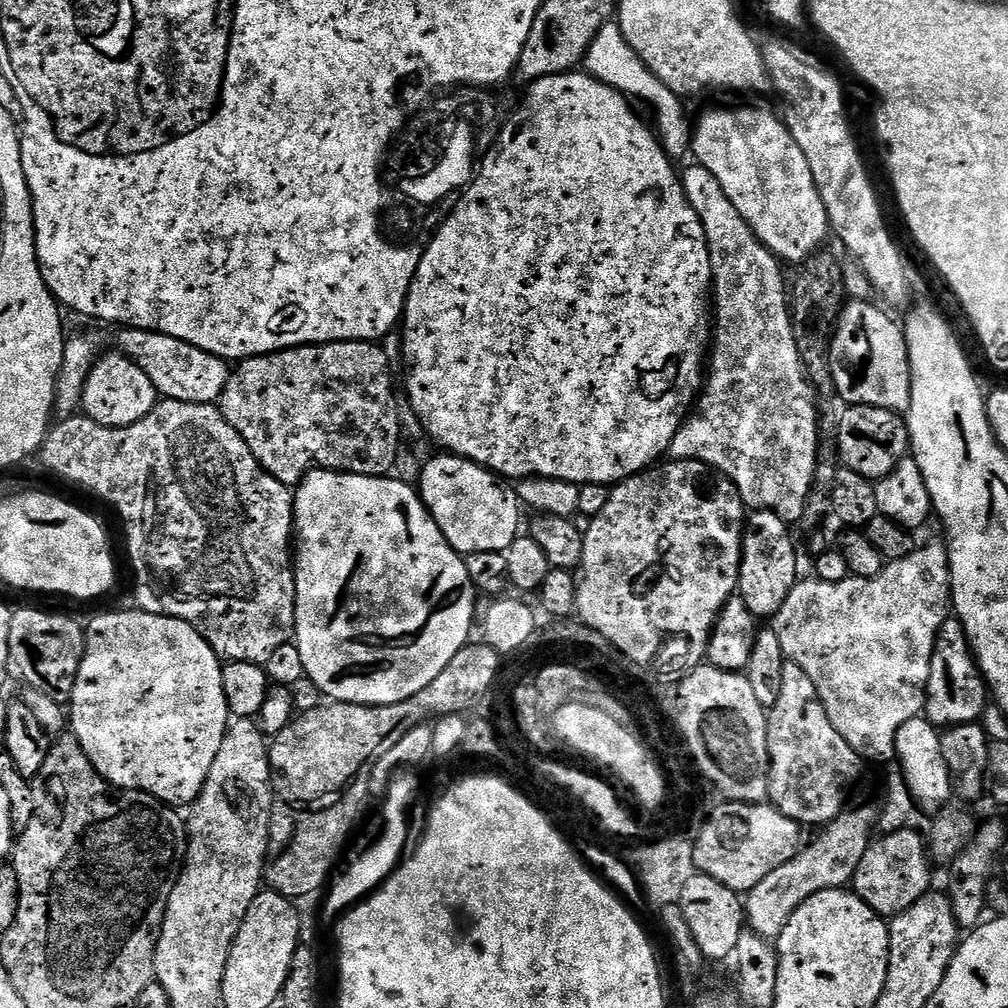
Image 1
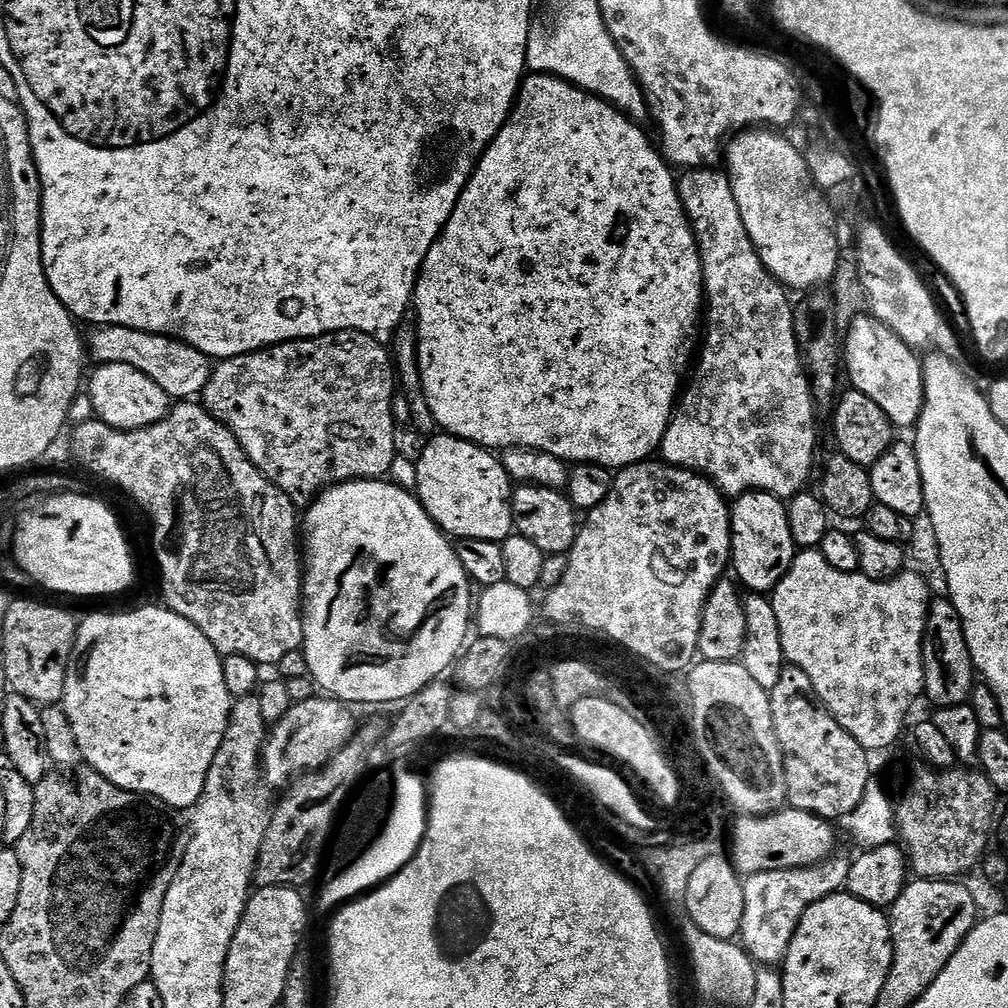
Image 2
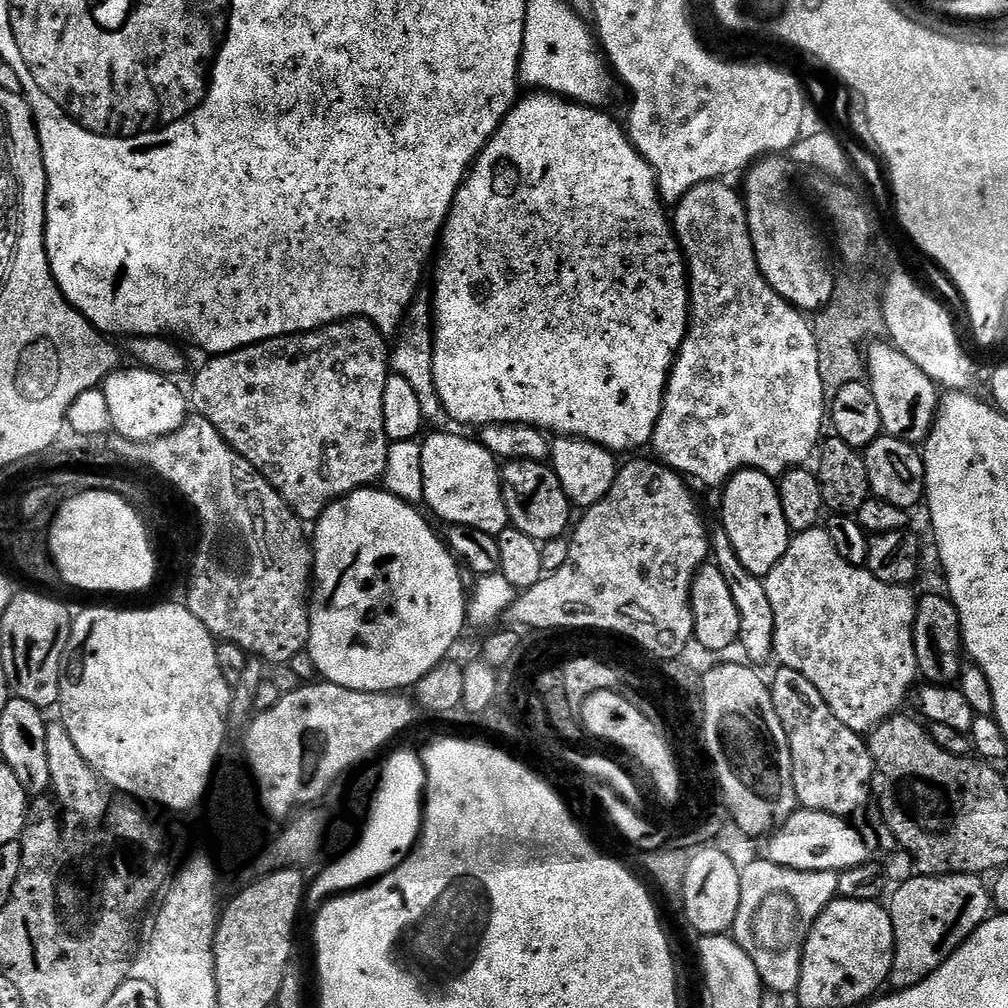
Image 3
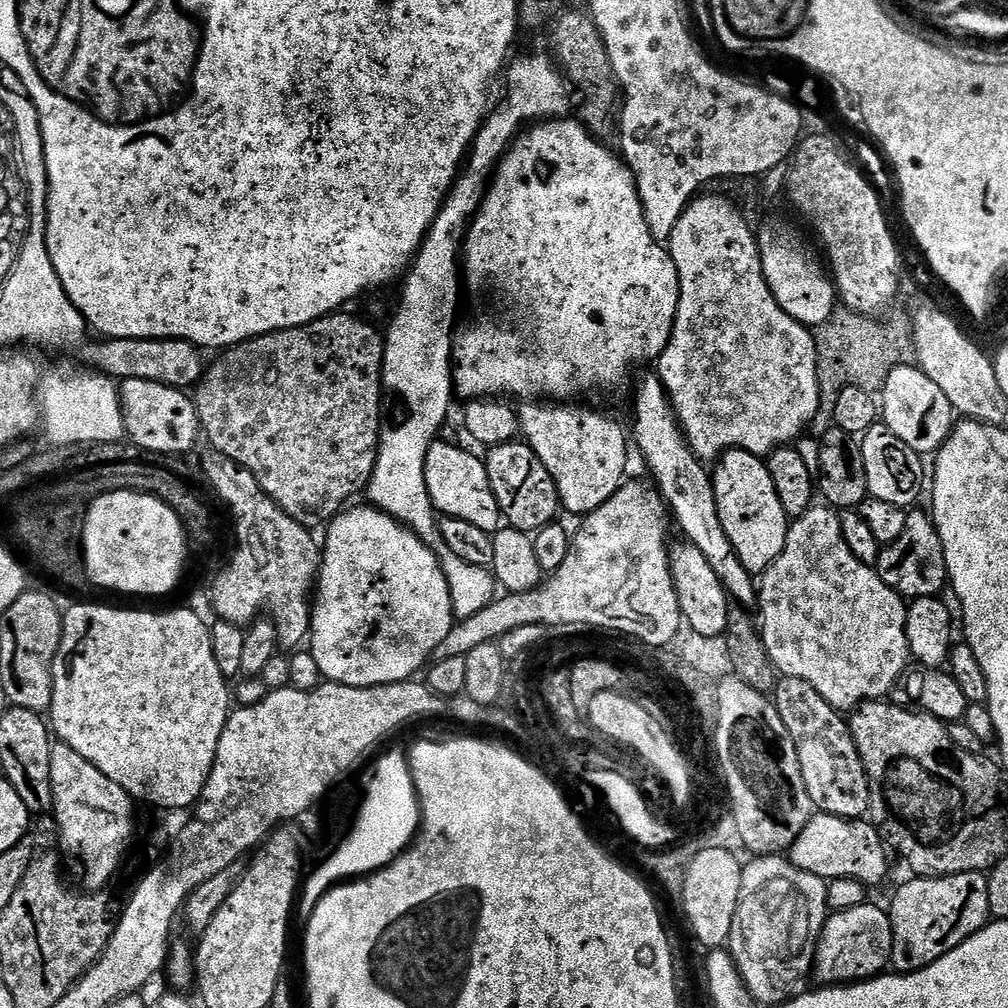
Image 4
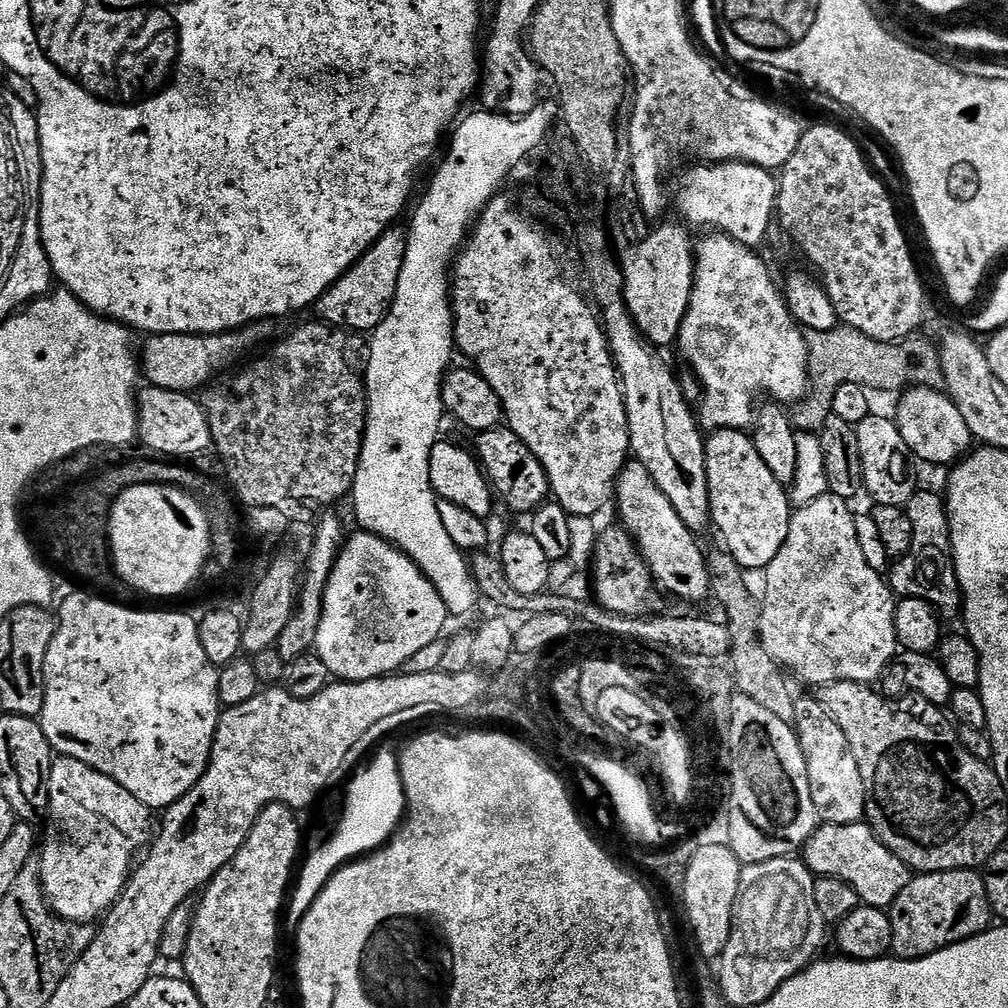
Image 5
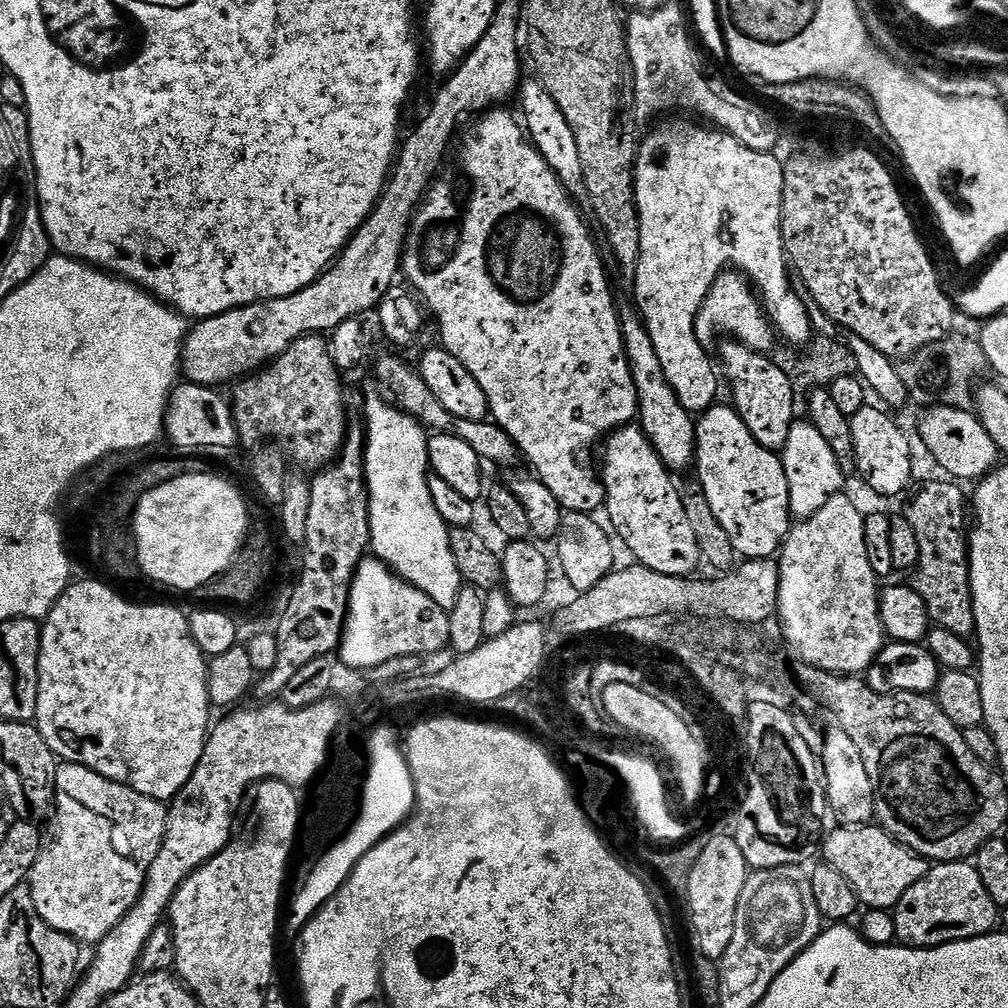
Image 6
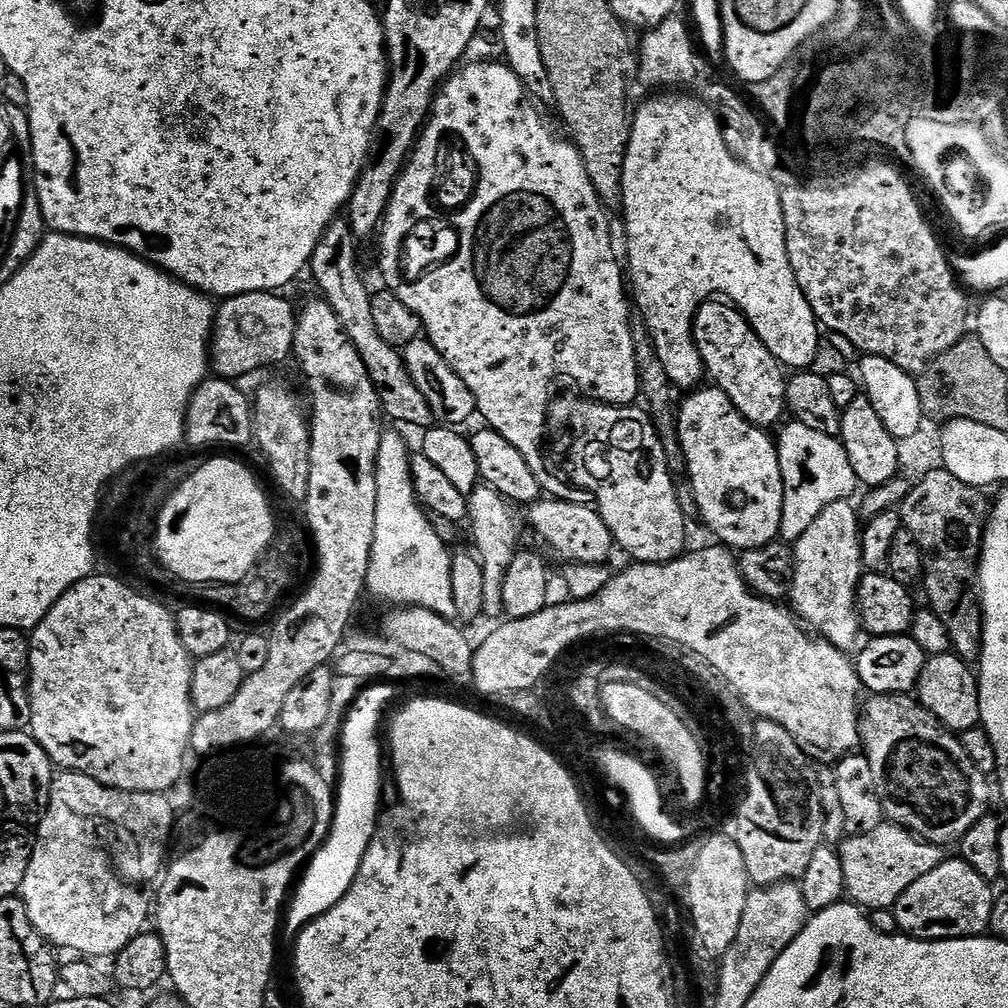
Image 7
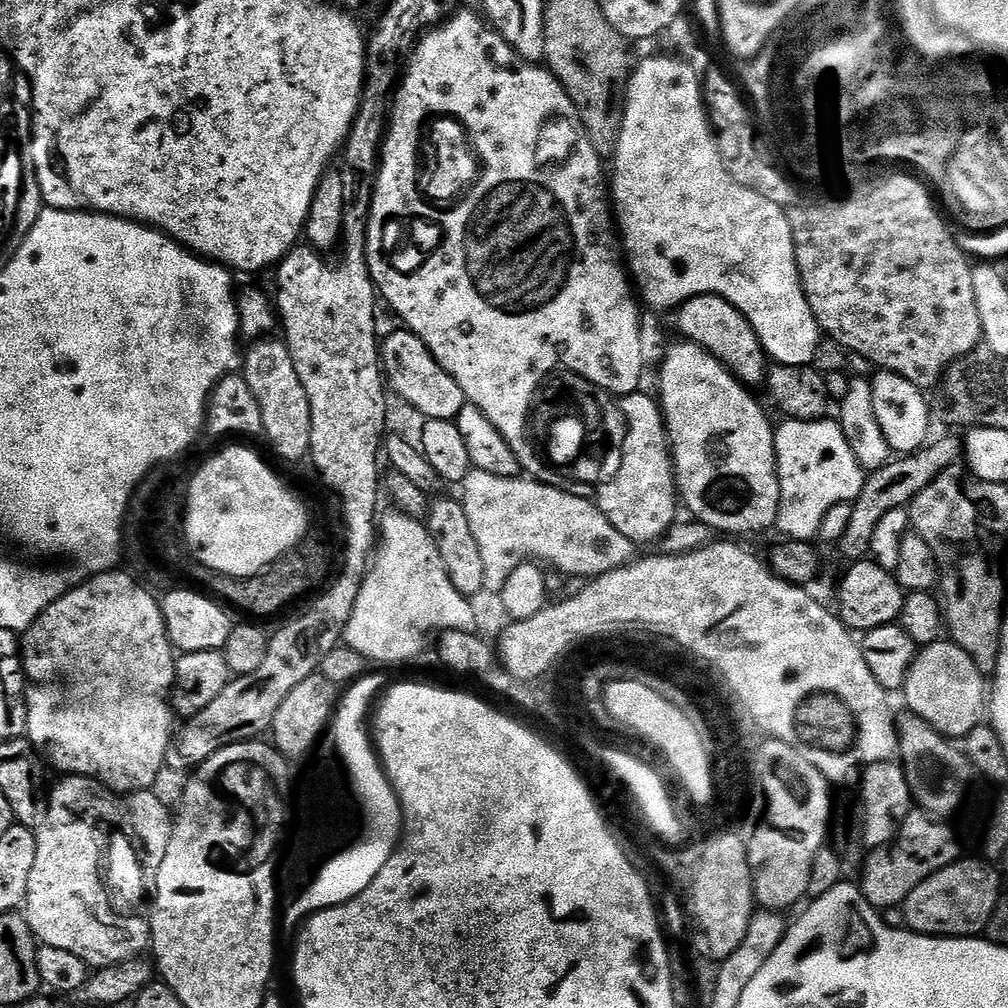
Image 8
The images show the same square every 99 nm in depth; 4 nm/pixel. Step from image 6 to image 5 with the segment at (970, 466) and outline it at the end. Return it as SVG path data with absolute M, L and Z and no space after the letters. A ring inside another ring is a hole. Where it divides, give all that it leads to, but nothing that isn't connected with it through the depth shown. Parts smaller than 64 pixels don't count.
M909 388L899 397L899 399L901 398L900 405L896 408L894 419L906 442L908 451L917 461L925 460L926 462L952 466L973 447L974 441L966 426L966 418L962 418L962 410L958 410L951 395L945 394L943 396L944 394L943 391L934 388Z

